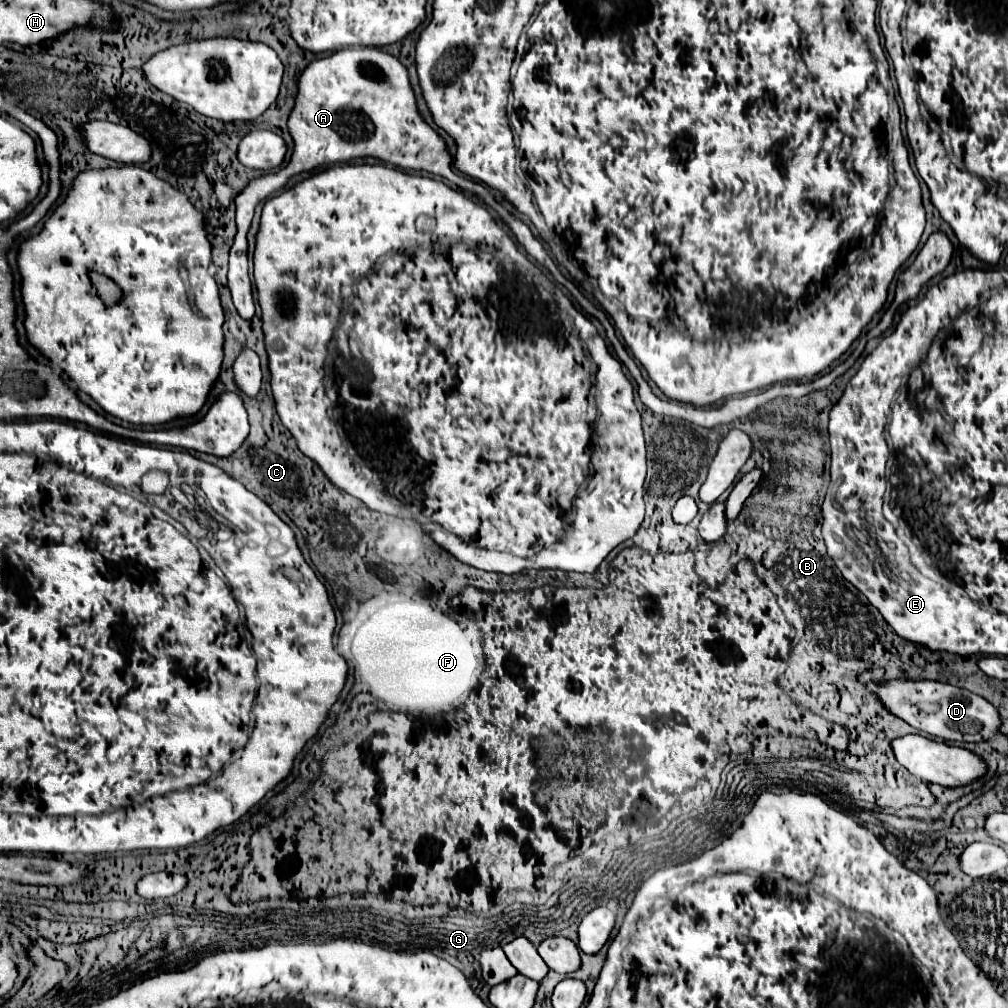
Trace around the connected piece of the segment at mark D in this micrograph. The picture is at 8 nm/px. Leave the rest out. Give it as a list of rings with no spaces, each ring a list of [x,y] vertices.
[[[885,679],[869,681],[865,687],[881,701],[889,713],[903,719],[917,731],[945,741],[987,741],[997,733],[997,725],[1001,725],[997,709],[987,699],[949,683],[931,679]]]

